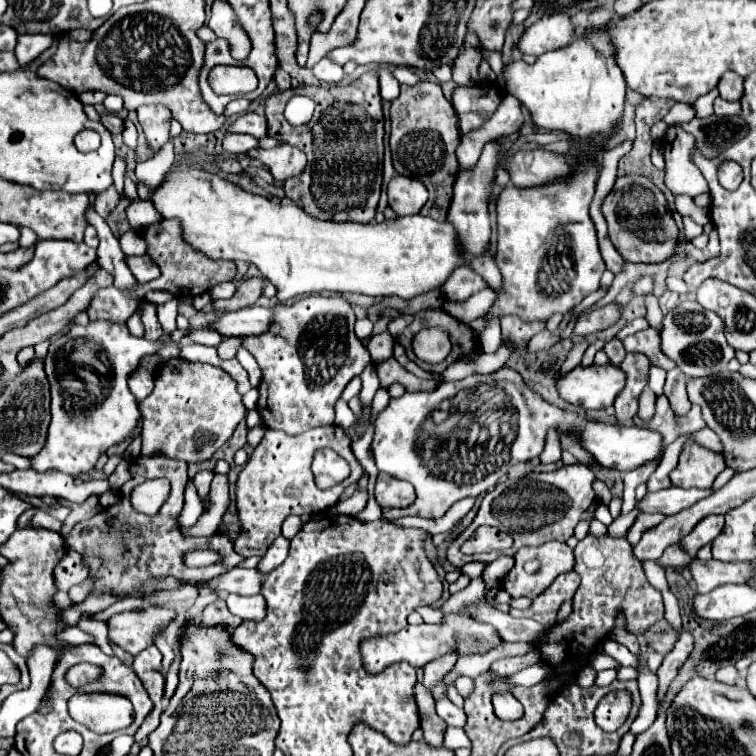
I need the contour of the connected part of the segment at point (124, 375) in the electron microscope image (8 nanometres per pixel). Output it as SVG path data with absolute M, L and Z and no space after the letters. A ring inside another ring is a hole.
M91 321L87 327L73 325L69 333L51 339L45 371L51 383L53 419L45 447L31 457L31 469L39 473L55 469L77 477L89 473L109 447L131 437L143 415L127 387L127 379L139 359L157 353L162 344L162 339L137 339L127 327L107 321Z

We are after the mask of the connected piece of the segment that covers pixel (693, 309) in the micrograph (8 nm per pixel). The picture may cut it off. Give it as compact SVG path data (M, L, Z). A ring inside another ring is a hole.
M685 301L663 317L661 351L675 361L687 377L717 375L735 357L735 349L727 343L723 327L723 321L715 313L703 309L697 301Z

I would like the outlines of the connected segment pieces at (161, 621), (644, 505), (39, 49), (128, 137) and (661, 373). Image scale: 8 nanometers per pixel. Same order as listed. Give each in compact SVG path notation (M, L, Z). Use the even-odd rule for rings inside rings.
M165 607L117 613L107 621L109 639L131 655L139 655L145 647L153 645L153 639L169 627L173 617L175 611Z
M667 487L655 493L645 493L645 497L637 503L639 513L661 513L661 515L675 515L699 499L711 495L711 489L681 489L681 487Z
M21 33L15 45L15 57L19 65L27 65L35 57L39 57L47 47L51 47L53 39L55 39L53 35L43 35L43 33Z
M125 119L123 143L125 143L125 145L131 149L131 151L135 151L135 147L137 147L137 129L135 129L135 125L133 125L129 119Z
M652 365L648 376L648 387L657 396L663 394L663 387L665 384L665 380L666 380L666 371Z

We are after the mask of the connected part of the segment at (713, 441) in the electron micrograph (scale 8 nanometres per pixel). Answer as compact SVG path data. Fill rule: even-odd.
M707 426L691 434L689 437L694 443L697 443L714 452L721 452L723 450L723 446L721 445L716 433Z

